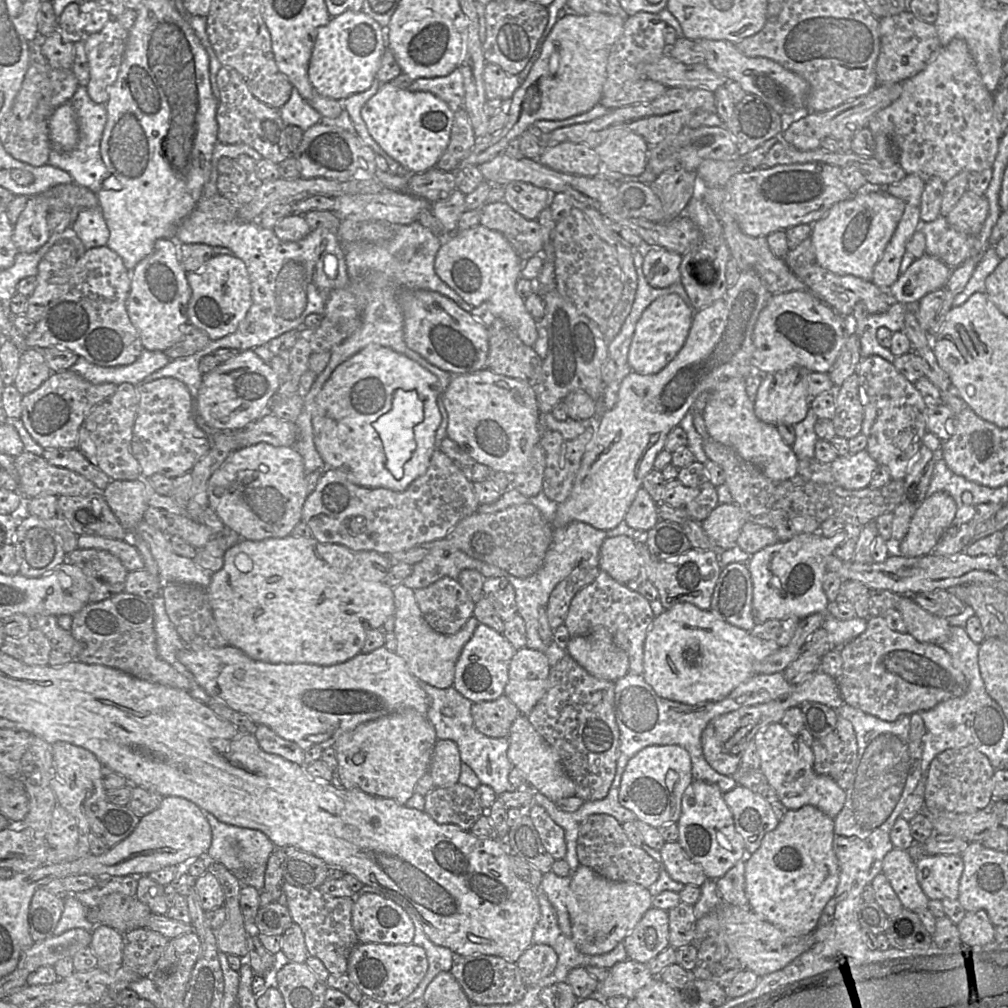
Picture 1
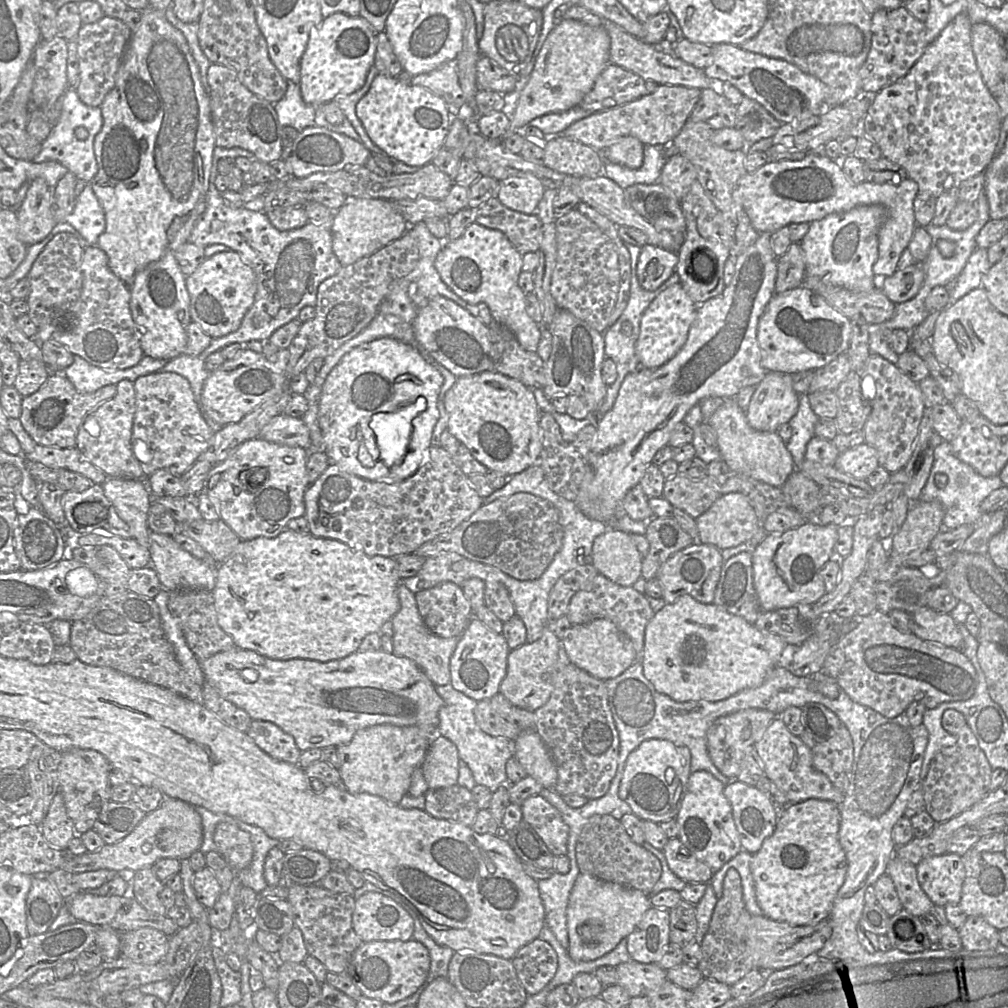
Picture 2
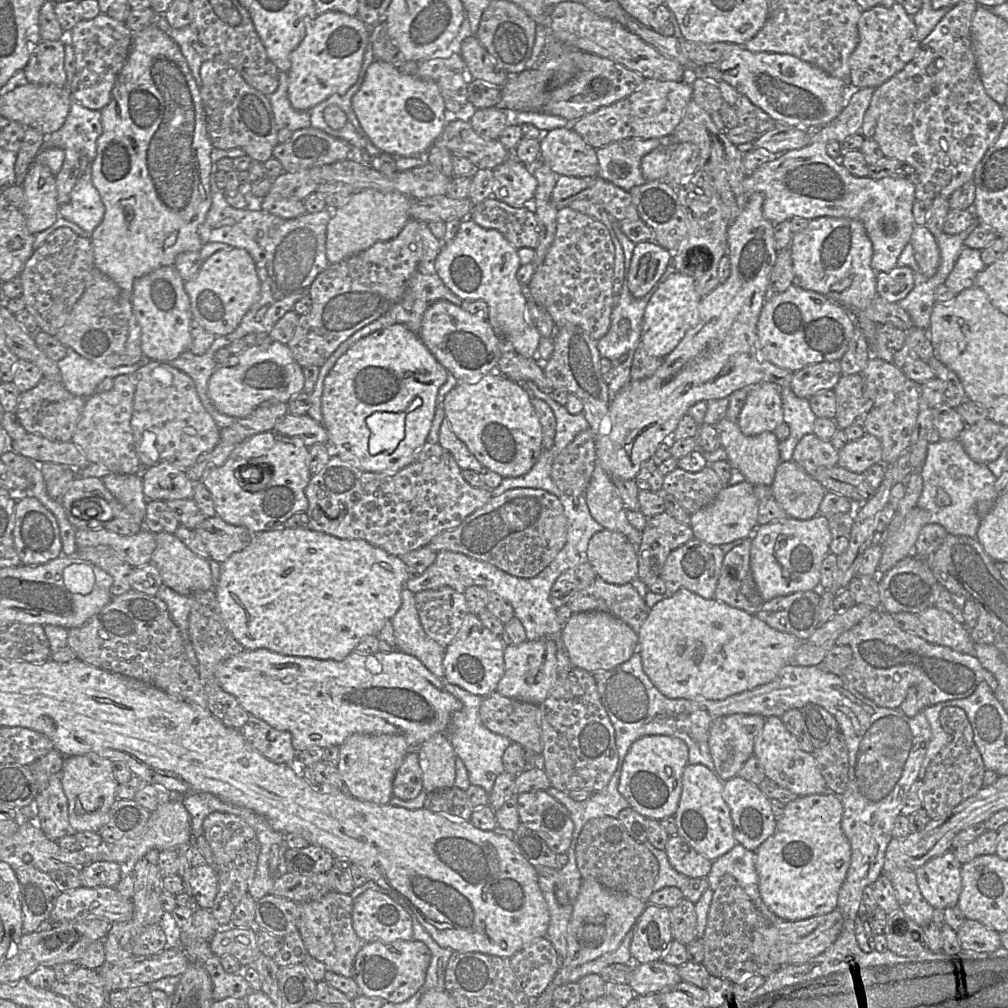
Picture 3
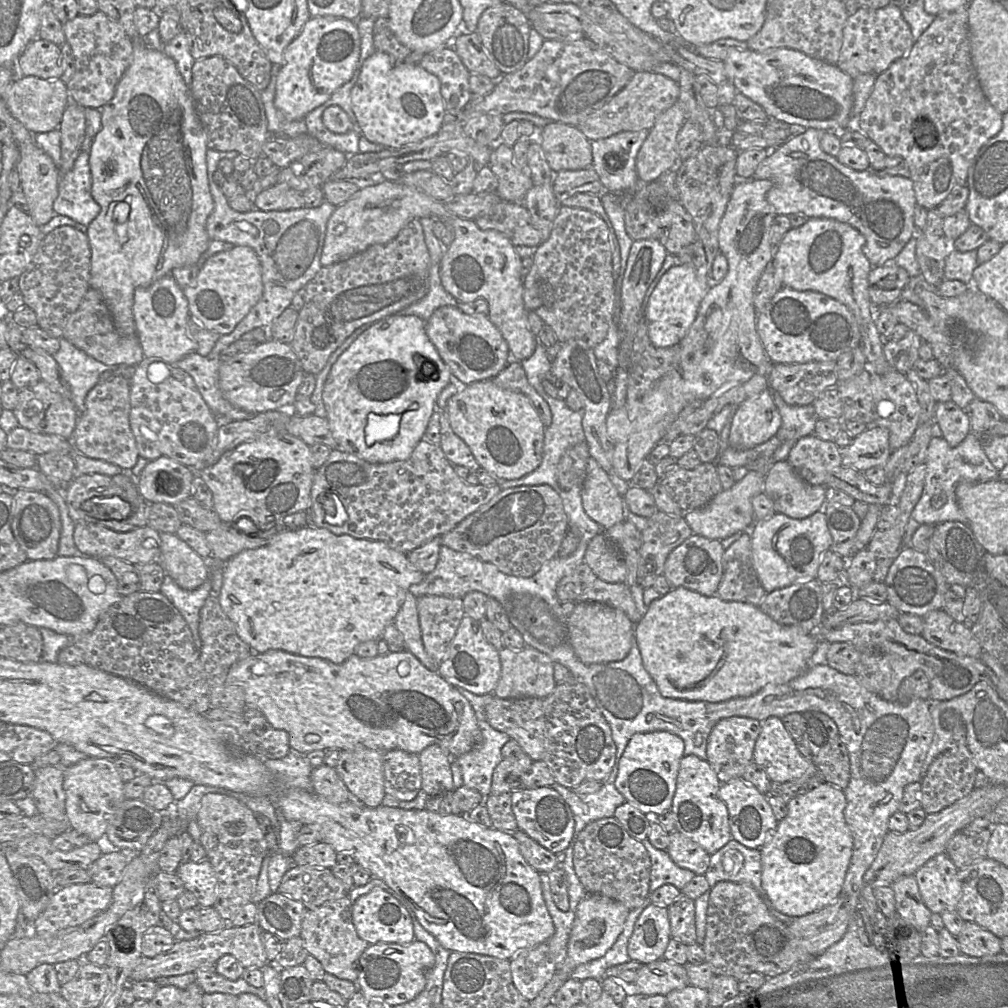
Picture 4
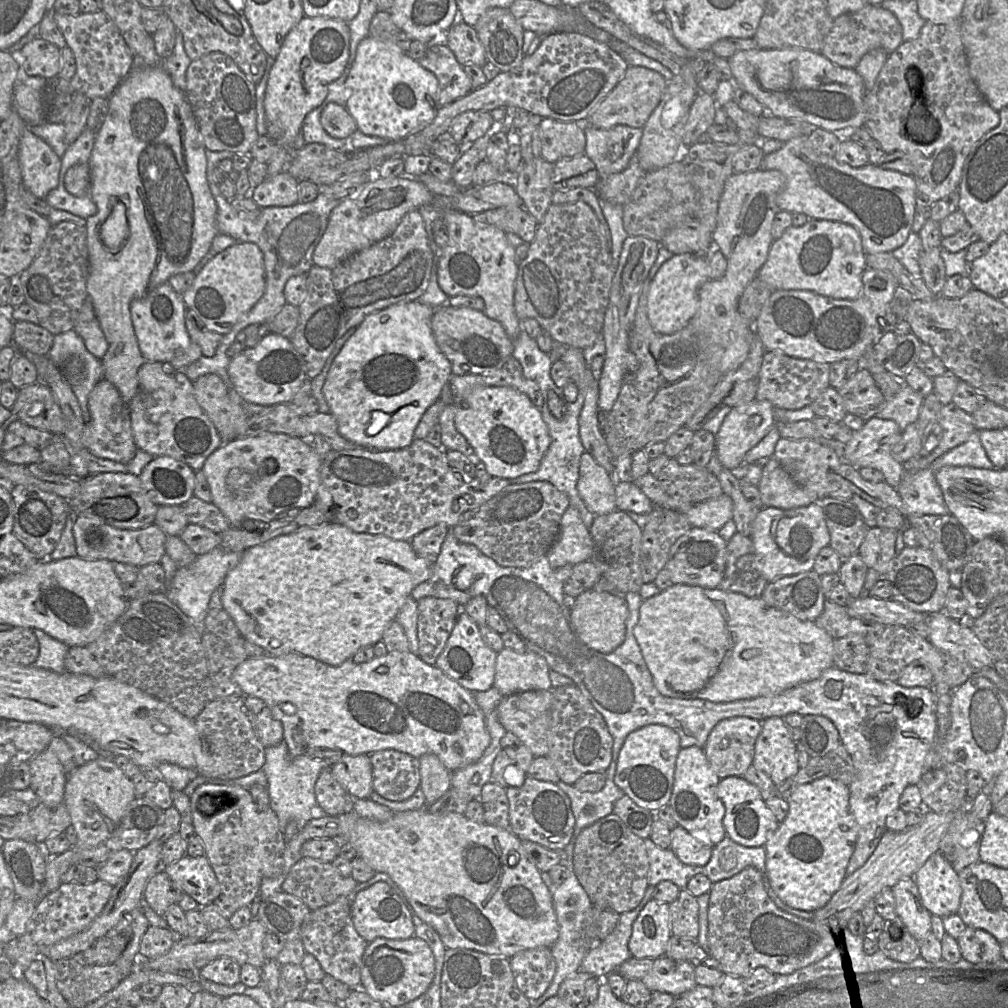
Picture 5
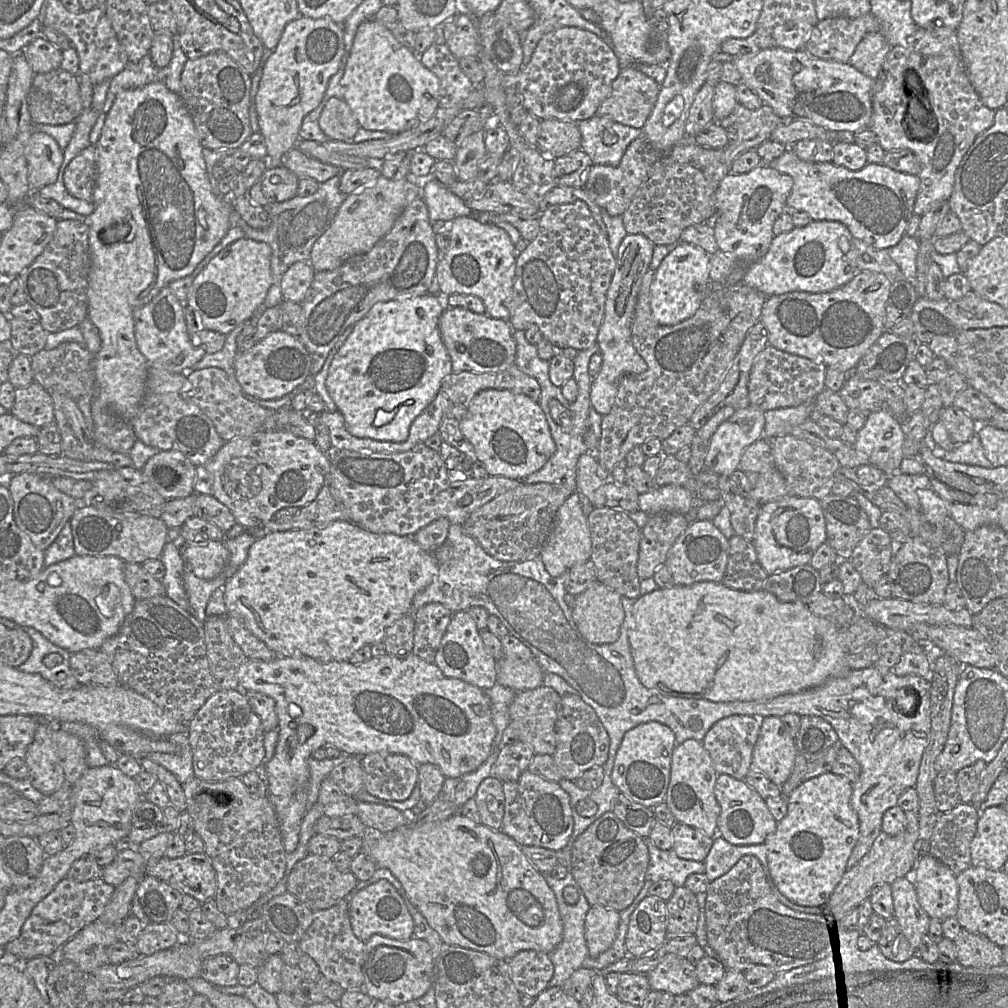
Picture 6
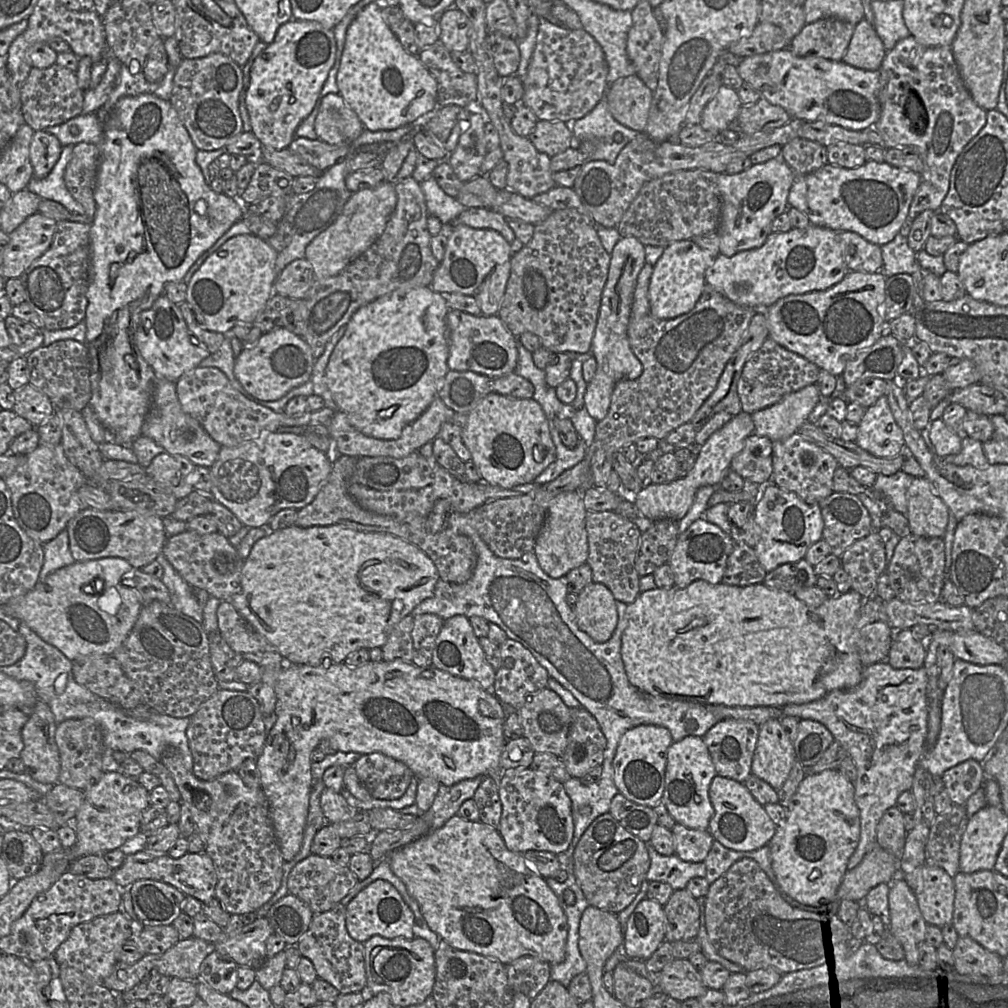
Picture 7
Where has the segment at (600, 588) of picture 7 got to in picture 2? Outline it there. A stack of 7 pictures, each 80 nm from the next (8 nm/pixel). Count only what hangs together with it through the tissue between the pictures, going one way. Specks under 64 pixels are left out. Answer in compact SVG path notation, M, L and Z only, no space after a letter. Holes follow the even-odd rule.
M605 618L596 619L586 624L572 625L568 635L561 641L561 645L566 650L572 664L604 681L619 676L636 661L636 651L631 639L620 631L612 621Z

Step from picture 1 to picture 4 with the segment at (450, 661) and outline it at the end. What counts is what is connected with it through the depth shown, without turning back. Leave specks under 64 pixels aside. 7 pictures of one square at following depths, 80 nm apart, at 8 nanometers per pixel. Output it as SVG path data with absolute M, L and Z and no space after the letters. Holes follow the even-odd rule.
M410 591L406 594L405 601L394 619L394 624L404 637L406 650L416 656L429 670L438 672L439 663L436 663L424 648L417 609L417 597Z

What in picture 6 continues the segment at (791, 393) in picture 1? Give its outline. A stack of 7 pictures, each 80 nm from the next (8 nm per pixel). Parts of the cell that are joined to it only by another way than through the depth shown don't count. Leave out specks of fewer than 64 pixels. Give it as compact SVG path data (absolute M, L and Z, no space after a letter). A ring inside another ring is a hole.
M749 405L735 410L709 440L704 469L729 476L739 469L744 451L763 437L765 411Z

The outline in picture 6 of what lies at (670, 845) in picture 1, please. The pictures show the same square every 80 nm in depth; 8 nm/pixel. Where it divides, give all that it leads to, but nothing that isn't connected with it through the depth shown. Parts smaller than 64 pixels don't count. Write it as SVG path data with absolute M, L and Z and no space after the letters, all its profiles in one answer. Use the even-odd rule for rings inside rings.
M676 822L671 829L672 850L680 858L699 862L705 861L713 844L712 838L705 835L701 830L681 822Z

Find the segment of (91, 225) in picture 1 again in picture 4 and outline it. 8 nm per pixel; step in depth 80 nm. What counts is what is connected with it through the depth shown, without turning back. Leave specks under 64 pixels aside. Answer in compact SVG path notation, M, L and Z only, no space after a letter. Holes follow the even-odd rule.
M81 150L72 169L61 175L59 193L53 204L55 213L88 226L101 210L92 197L91 185L89 152Z

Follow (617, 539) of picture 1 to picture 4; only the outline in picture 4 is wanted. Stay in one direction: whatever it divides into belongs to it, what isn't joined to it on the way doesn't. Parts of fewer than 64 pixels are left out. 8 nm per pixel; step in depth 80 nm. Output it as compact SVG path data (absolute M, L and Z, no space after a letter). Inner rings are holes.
M601 532L588 543L584 562L587 563L596 576L609 583L624 583L627 567L618 550Z

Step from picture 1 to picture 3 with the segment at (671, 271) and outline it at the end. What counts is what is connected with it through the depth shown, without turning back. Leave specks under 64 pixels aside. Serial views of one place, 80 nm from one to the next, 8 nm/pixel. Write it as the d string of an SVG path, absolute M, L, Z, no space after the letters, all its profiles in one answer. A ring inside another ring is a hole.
M653 240L637 243L627 273L627 286L634 298L644 297L672 262L673 253Z

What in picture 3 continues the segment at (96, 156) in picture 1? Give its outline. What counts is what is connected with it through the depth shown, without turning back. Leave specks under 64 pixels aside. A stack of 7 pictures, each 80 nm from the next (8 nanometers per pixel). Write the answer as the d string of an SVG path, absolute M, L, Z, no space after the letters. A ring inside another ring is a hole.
M72 100L69 113L64 124L57 131L52 132L49 135L45 135L42 149L60 148L62 150L76 150L80 154L86 156L91 166L91 163L96 156L96 142L101 132L101 111L88 109L79 104L77 101Z

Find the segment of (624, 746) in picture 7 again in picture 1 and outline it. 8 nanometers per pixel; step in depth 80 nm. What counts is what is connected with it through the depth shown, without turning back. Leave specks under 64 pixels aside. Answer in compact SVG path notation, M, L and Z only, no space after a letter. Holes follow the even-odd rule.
M679 745L647 746L628 761L621 778L619 801L636 815L637 820L652 827L677 823L683 794L693 780L691 757L685 748Z

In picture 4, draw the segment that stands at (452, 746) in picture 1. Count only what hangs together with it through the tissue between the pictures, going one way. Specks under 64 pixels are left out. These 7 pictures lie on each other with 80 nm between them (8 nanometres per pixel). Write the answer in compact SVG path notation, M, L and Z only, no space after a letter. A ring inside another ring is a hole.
M432 744L423 749L419 754L422 785L421 789L429 797L452 792L453 775L451 765L452 757L439 745Z

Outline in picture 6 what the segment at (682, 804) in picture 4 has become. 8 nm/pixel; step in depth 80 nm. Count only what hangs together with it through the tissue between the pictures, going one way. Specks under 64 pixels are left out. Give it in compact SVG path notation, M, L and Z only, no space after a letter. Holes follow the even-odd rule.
M688 739L676 745L671 757L670 778L665 802L678 822L701 830L714 839L719 835L717 820L720 805L714 794L718 773L701 741Z

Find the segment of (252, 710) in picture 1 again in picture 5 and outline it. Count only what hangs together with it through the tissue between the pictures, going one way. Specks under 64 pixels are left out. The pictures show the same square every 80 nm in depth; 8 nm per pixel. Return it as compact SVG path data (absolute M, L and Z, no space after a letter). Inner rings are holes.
M390 651L384 656L374 657L363 663L355 663L352 659L348 659L338 666L331 666L310 656L296 653L282 656L248 657L236 667L233 679L243 691L243 696L249 695L262 699L270 708L273 718L281 722L284 731L283 742L285 742L291 757L304 755L312 749L341 750L343 754L348 755L370 755L380 750L393 749L415 758L420 758L425 754L435 754L450 772L454 772L478 761L491 742L484 714L475 700L474 693L449 678L435 665L425 663L418 655L410 651Z

